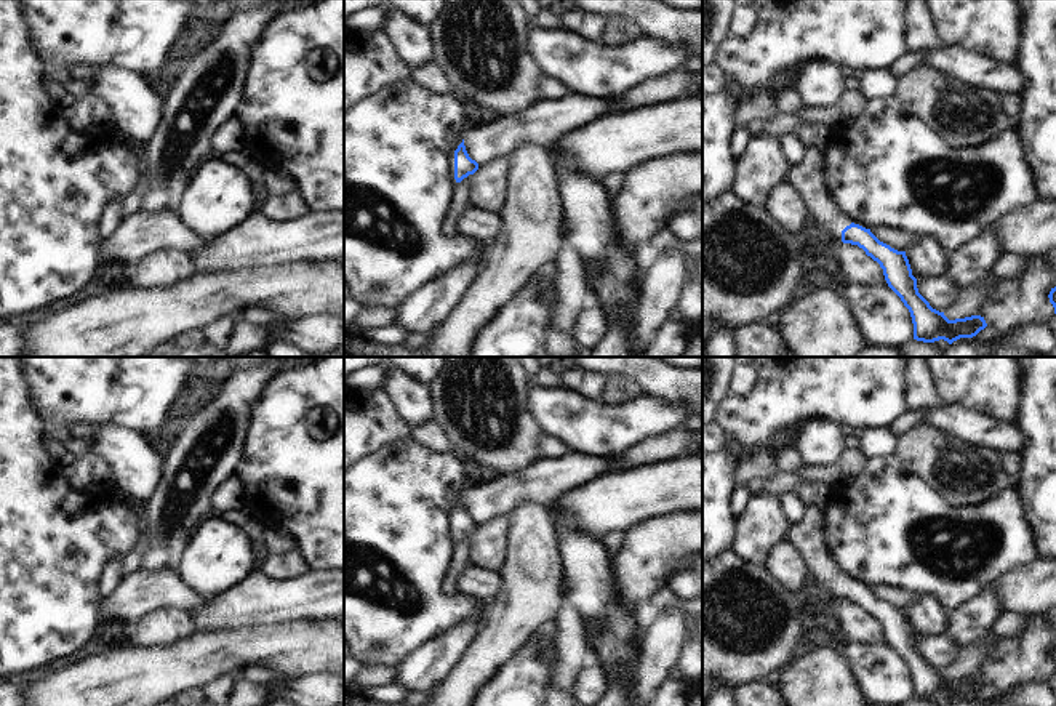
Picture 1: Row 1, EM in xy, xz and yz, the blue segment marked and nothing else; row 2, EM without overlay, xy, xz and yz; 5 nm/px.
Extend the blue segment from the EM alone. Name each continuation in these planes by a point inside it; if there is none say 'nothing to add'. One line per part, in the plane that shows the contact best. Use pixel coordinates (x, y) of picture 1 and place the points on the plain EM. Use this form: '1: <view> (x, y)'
1: yz (807, 537)

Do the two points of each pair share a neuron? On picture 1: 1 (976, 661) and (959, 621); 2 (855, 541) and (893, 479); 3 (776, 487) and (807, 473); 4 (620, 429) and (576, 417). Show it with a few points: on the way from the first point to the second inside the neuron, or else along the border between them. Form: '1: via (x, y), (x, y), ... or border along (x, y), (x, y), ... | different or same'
1: border along (986, 634), (964, 649) | different
2: via (871, 525), (887, 509), (887, 495) | same
3: via (784, 482), (799, 479) | same
4: via (608, 429), (588, 426) | same

